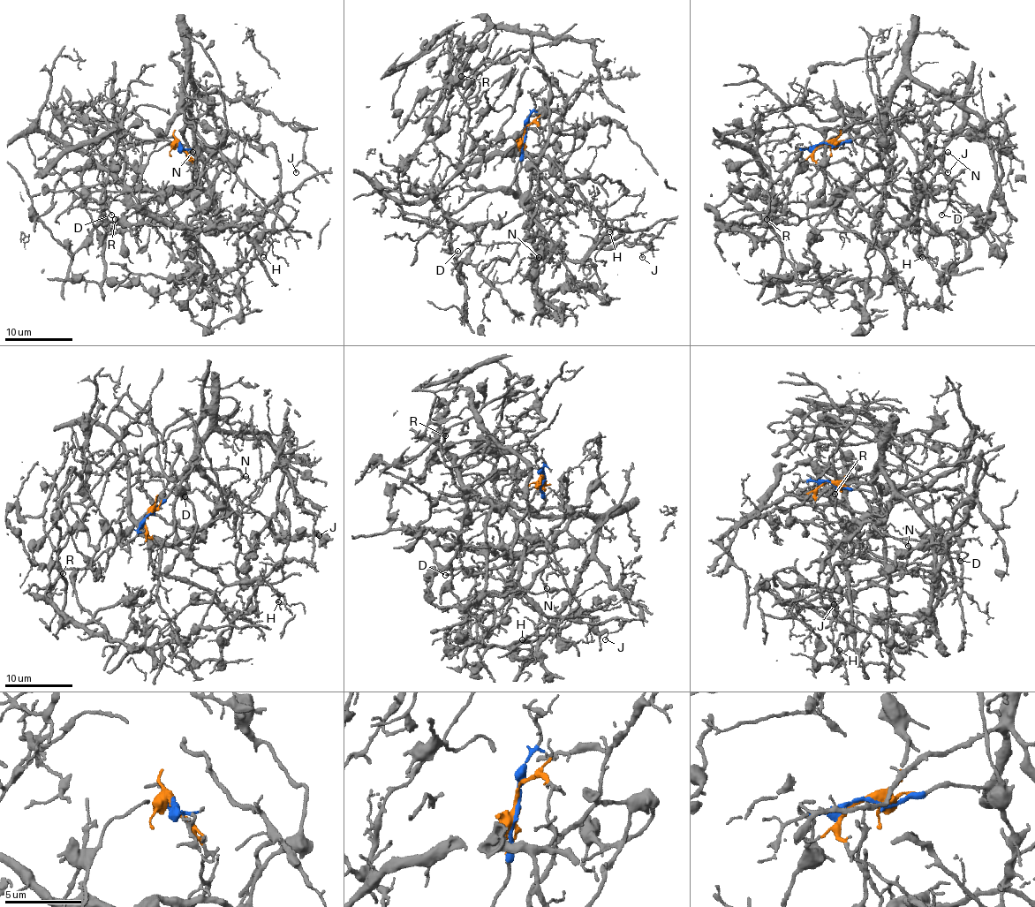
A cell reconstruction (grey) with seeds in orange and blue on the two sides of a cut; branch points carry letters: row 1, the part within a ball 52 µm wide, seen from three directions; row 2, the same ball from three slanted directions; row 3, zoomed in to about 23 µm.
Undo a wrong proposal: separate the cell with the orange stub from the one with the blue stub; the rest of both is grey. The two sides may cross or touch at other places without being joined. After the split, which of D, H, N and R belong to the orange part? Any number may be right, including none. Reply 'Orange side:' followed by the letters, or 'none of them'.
Orange side: D, H, R

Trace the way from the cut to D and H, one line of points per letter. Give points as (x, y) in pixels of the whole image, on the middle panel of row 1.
D: (525, 133), (534, 124), (541, 144), (528, 234), (458, 251)
H: (525, 133), (531, 124), (540, 129), (540, 153), (611, 222), (616, 229), (609, 232)

